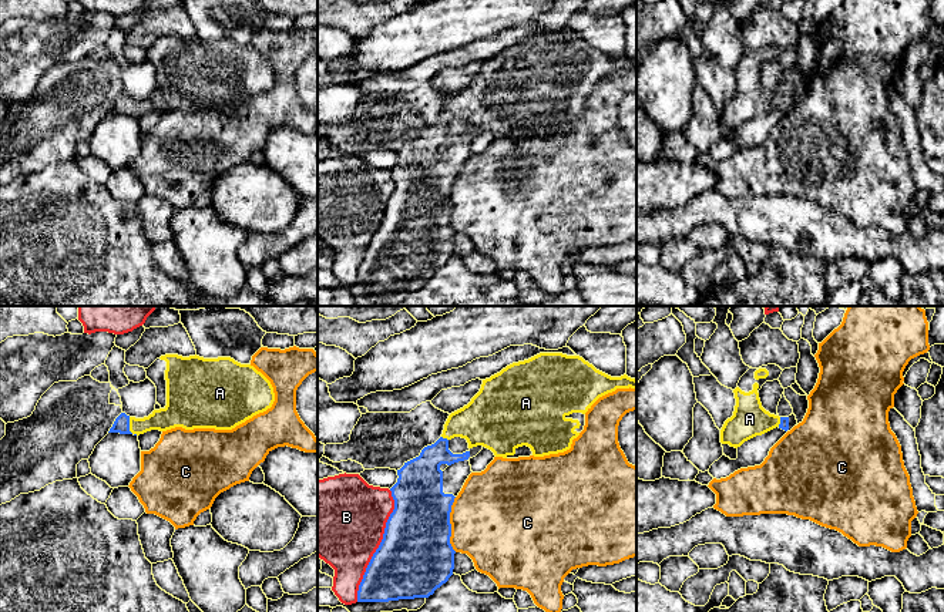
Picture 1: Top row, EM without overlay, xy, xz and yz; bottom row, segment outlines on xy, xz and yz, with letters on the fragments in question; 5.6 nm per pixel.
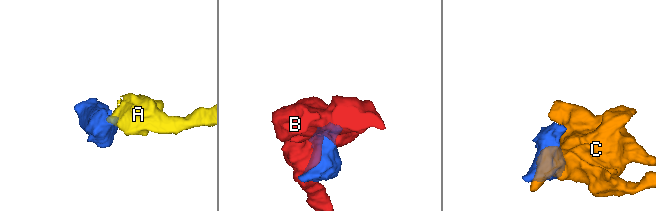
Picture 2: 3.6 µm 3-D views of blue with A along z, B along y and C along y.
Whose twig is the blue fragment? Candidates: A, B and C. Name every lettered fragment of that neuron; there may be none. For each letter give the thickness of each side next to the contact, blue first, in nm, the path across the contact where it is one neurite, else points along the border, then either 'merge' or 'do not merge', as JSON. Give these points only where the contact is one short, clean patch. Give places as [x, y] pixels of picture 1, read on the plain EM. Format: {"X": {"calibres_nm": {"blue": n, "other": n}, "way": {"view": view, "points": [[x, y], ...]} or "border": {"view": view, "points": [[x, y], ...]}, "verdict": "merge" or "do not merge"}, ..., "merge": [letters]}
{"A": {"calibres_nm": {"blue": 90, "other": 130}, "way": {"view": "xy", "points": [[121, 106], [128, 108], [170, 98]]}, "verdict": "merge"}, "B": {"calibres_nm": {"blue": 420, "other": 480}, "verdict": "do not merge"}, "C": {"calibres_nm": {"blue": 400, "other": 500}, "verdict": "do not merge"}, "merge": ["A"]}

